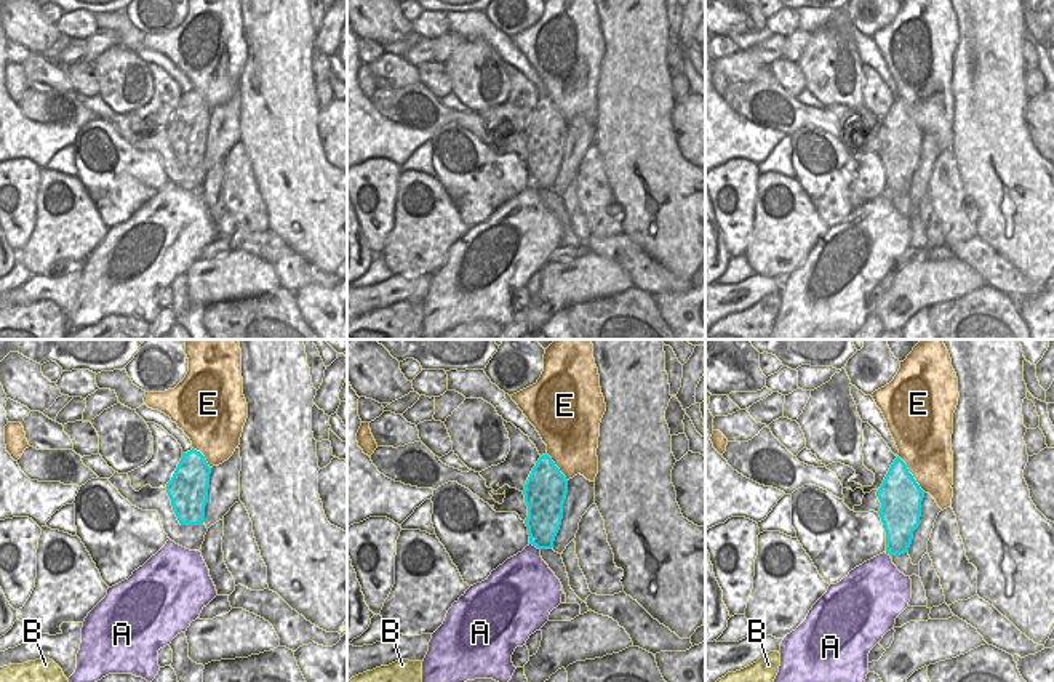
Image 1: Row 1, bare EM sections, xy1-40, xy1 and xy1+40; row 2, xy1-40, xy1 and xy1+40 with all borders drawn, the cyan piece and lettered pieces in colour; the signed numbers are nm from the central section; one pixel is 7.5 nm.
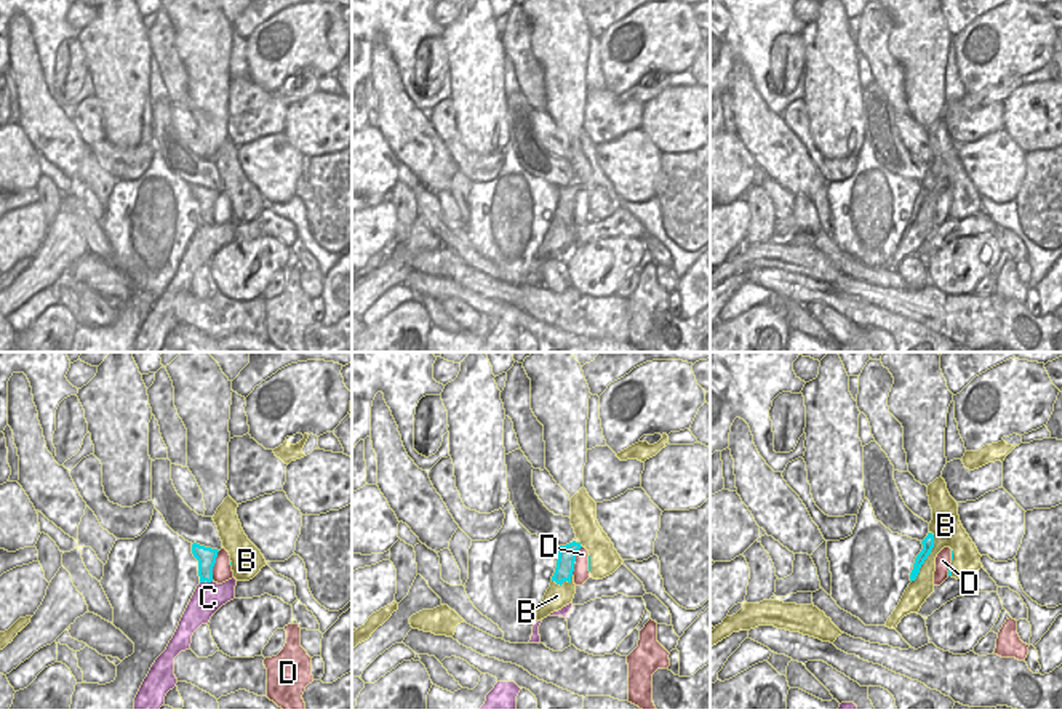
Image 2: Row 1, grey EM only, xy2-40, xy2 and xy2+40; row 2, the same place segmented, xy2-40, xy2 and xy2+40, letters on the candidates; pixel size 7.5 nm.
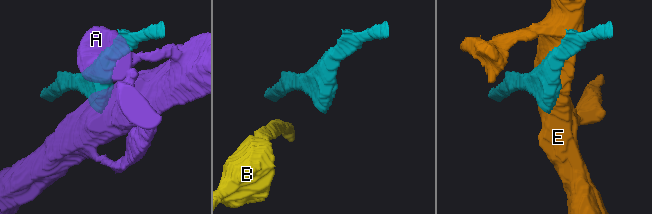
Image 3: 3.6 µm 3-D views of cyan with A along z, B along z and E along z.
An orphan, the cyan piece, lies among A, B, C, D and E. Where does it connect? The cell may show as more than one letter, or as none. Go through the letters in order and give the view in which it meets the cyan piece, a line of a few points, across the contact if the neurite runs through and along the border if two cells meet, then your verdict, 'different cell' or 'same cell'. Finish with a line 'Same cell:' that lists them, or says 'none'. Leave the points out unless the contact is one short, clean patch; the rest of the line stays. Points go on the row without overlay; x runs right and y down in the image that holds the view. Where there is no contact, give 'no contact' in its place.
A: contact in xy1; line xy1 (530, 184), (539, 191); different cell
B: contact in xy2+40; different cell
C: contact in xy2-40; line xy2-40 (211, 221), (200, 224); different cell
D: contact in xy2-40; same cell
E: contact in xy1+40; different cell
Same cell: D

